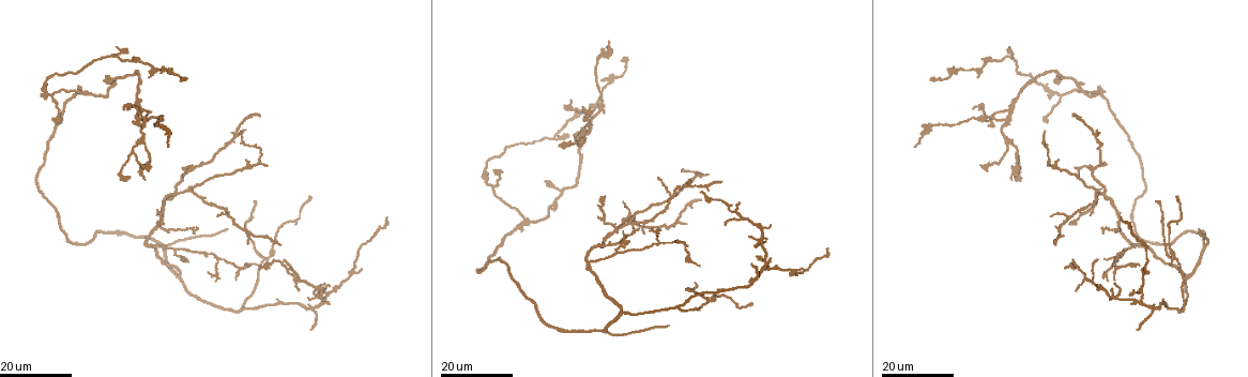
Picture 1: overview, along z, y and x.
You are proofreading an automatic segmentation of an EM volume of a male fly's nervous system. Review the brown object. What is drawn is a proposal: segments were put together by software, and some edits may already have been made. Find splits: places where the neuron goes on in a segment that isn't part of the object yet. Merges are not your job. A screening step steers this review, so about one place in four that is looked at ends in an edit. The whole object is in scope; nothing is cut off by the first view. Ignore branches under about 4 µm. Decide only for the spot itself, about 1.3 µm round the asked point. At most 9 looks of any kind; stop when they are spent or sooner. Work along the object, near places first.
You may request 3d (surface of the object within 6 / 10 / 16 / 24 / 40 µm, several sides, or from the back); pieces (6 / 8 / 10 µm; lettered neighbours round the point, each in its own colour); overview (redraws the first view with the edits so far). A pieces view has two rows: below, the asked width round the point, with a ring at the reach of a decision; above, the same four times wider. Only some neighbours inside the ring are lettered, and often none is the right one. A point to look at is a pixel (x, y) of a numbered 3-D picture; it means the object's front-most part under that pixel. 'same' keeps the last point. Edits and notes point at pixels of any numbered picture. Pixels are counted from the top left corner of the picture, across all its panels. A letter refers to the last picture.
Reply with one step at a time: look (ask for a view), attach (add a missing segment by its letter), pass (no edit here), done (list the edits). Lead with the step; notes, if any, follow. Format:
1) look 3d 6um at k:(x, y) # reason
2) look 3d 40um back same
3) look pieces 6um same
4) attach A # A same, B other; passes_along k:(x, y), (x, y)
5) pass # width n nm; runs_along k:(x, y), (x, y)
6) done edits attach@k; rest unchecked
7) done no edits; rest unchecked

look 3d 16um at 1:(125, 49) # free end

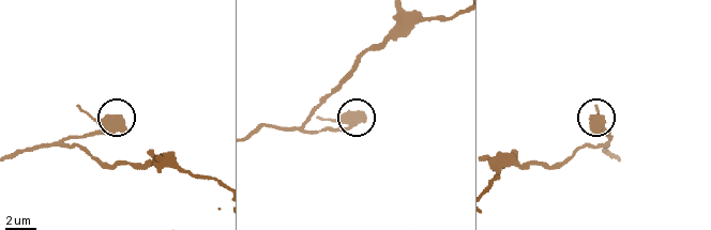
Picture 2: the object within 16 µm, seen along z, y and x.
look 3d 10um at 2:(121, 118)

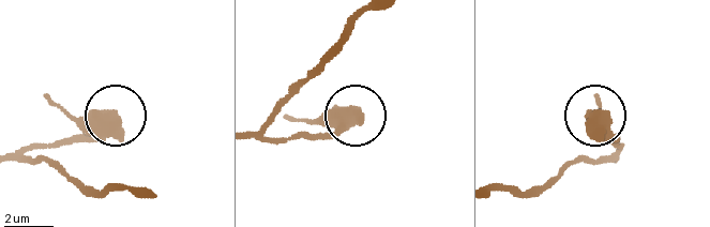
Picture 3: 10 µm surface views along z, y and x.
look pieces 8um at 3:(114, 114)

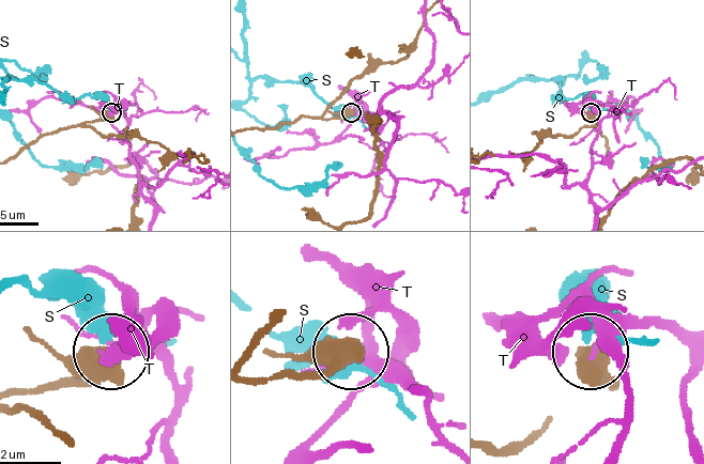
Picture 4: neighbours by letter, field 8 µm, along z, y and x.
pass # width 570 nm; S other, T other; runs_along 4:(248, 128), (275, 128), (304, 117), (340, 119), (349, 112); no lettered segment goes on from it

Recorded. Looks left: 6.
look 3d 24um at 1:(1048, 95) # free end

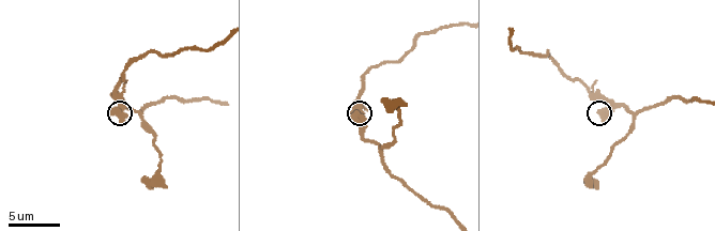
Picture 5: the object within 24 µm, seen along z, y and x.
look pieces 10um at 5:(353, 112)

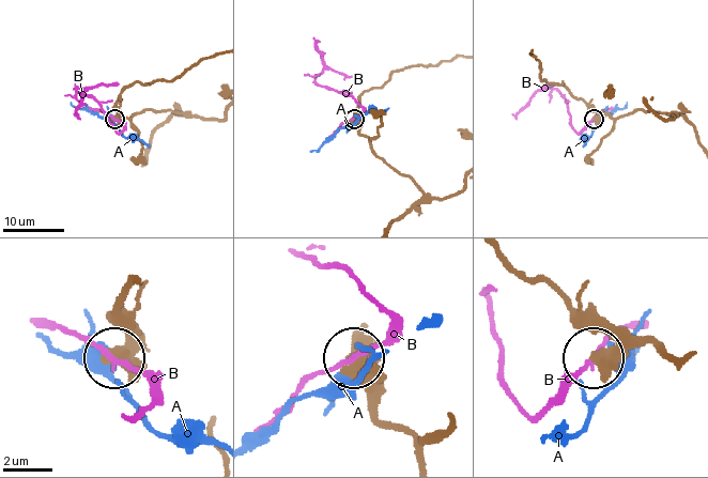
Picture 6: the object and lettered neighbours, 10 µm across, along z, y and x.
pass # A other, B other; none of them fits

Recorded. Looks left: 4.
look 3d 24um at 1:(198, 230) # branch stops here

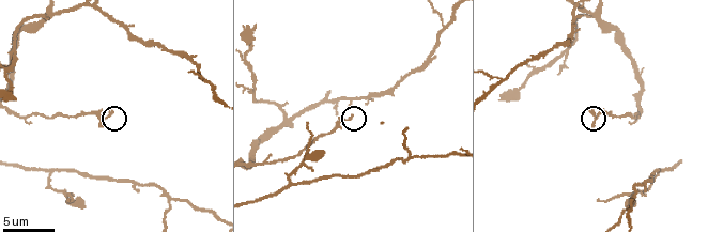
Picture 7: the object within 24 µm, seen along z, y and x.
look pieces 8um at 7:(110, 111)

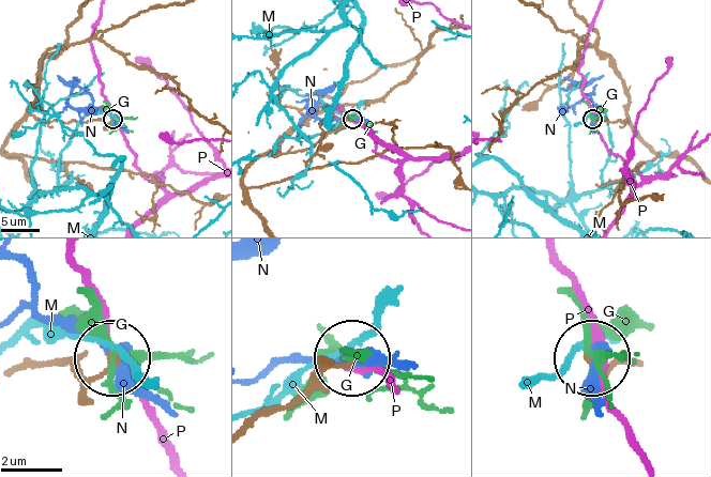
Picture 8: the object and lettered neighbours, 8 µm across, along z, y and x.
pass # G other, M other, N other, P other; runs_along 8:(255, 421), (351, 363); no lettered segment goes on from it

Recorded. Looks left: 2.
look 3d 24um at 1:(669, 324) # end of a long branch

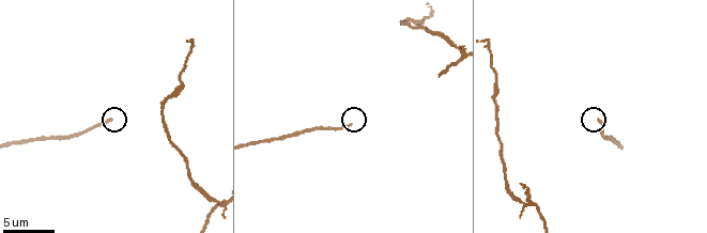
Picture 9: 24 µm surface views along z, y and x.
look pieces 6um at 9:(109, 121)

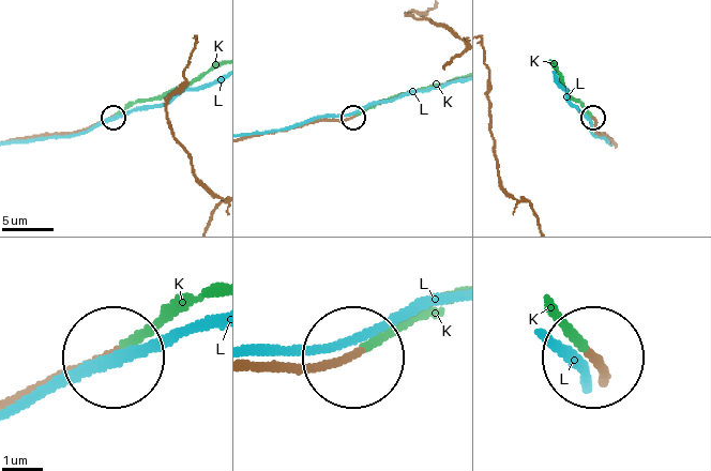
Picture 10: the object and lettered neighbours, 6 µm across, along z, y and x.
attach K # K same, L other; passes_along 10:(608, 379), (560, 321); the neuron continues

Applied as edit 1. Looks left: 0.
done edits attach@10; rest unchecked

